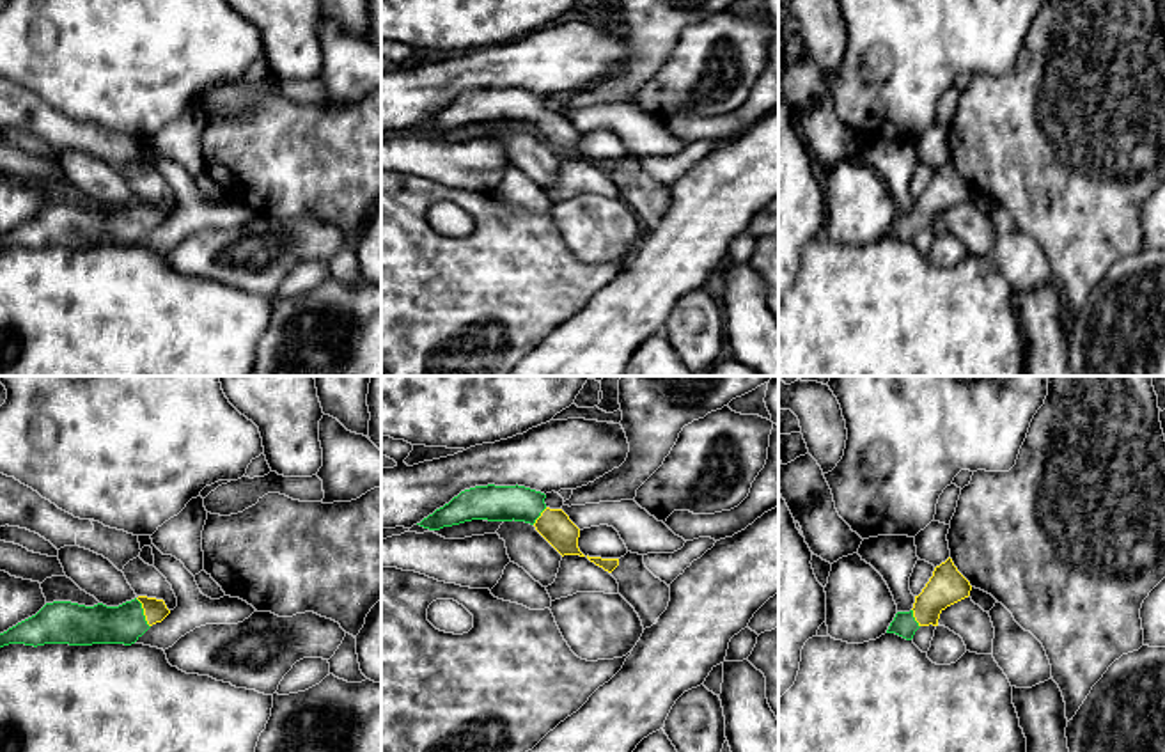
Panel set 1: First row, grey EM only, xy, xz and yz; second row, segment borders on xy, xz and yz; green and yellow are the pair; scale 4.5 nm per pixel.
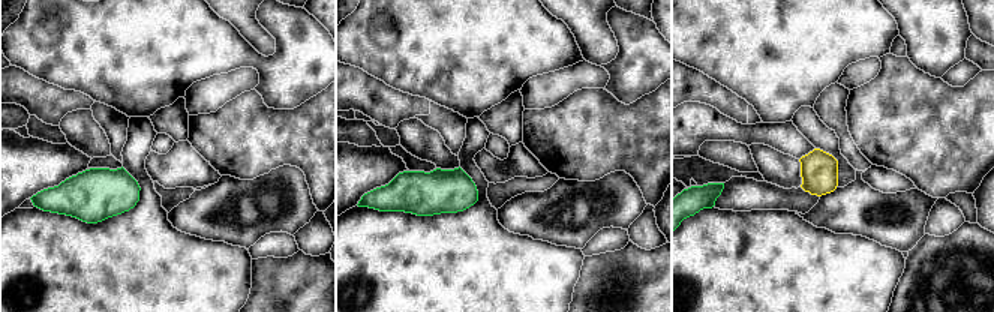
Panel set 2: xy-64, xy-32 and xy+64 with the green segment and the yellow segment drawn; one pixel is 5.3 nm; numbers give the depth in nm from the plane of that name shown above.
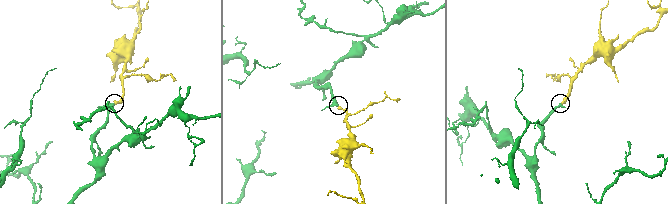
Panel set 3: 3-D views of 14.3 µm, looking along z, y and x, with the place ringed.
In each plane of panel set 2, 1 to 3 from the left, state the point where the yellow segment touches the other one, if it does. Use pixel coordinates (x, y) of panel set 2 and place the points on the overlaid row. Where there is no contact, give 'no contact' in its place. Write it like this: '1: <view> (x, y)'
1: no contact
2: no contact
3: no contact

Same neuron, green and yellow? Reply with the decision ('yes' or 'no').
yes

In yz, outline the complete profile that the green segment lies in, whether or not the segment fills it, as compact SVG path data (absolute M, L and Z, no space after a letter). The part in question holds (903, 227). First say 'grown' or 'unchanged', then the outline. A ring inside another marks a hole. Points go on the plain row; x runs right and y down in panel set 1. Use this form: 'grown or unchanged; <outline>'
grown; M952 161L934 170L933 179L915 199L913 211L910 215L897 215L890 225L887 236L895 236L906 243L911 243L920 229L938 229L940 216L970 199L970 184L958 174Z

